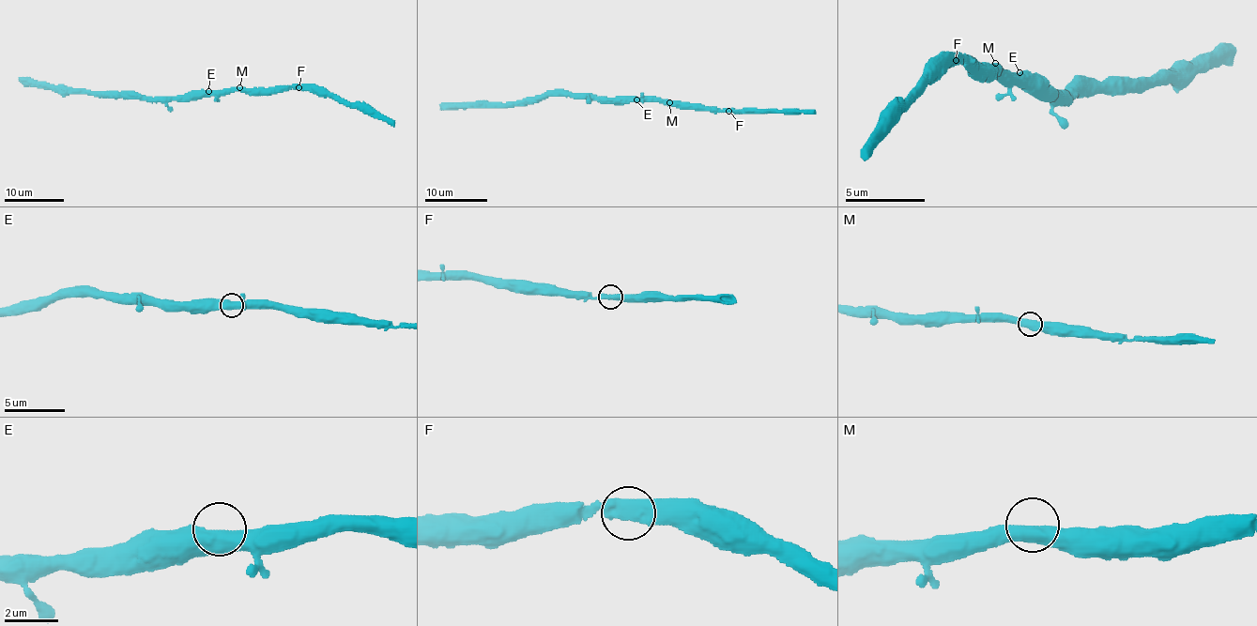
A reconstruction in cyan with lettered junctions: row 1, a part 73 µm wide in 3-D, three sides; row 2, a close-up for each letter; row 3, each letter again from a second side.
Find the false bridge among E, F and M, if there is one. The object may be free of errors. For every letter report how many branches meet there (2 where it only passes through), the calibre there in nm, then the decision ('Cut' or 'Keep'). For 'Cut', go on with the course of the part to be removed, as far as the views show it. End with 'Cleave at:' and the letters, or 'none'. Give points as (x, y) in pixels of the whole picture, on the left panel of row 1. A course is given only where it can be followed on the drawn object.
E: Branches: 2. Thickness 550 nm. Keep
F: Branches: 2. Thickness 500 nm. Keep
M: Branches: 2. Thickness 550 nm. Keep
Cleave at: none

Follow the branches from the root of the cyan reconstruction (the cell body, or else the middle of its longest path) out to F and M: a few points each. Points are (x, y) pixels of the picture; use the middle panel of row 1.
F: (635, 98), (688, 102), (729, 110)
M: (635, 98), (666, 99), (669, 102)

